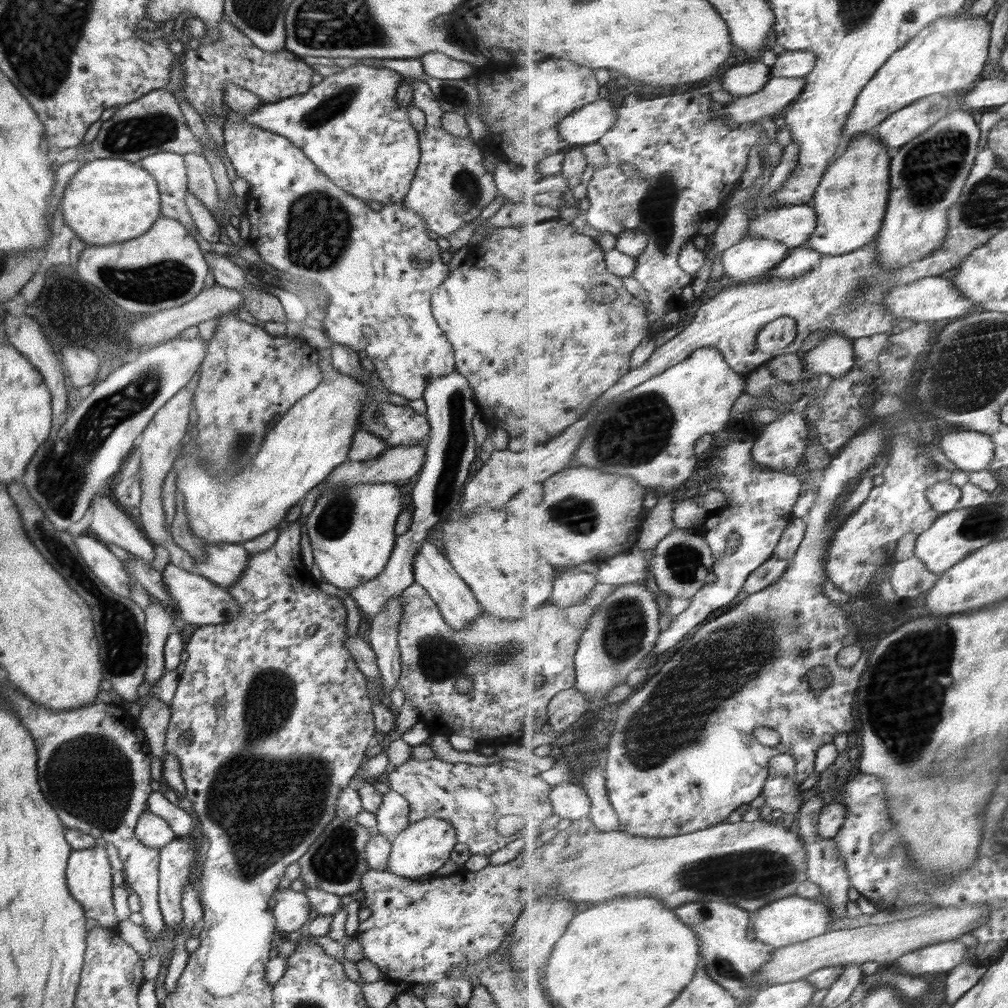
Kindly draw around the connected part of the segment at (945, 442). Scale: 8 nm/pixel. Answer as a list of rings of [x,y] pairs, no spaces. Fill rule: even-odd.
[[[961,429],[941,439],[941,447],[949,460],[964,471],[991,470],[996,460],[996,441],[988,433]]]

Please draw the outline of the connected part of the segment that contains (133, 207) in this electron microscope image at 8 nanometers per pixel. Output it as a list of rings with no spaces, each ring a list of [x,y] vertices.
[[[92,159],[70,178],[61,199],[64,222],[84,242],[109,245],[144,234],[161,215],[156,179],[139,164],[127,160]]]

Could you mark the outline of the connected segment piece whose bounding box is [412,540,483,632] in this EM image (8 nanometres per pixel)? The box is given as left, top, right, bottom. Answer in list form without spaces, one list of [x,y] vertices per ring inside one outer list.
[[[424,541],[424,544],[422,544],[420,550],[418,550],[418,554],[414,556],[412,568],[414,580],[427,590],[427,593],[432,597],[432,600],[439,608],[444,622],[446,622],[452,630],[456,630],[455,632],[464,630],[470,622],[474,622],[483,612],[483,606],[476,600],[470,587],[454,570],[450,560],[437,550],[437,546],[434,546],[434,543]]]

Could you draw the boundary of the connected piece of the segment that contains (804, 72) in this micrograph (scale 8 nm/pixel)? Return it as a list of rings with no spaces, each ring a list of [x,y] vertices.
[[[810,49],[786,50],[778,55],[773,77],[809,76],[818,65],[818,53]]]

